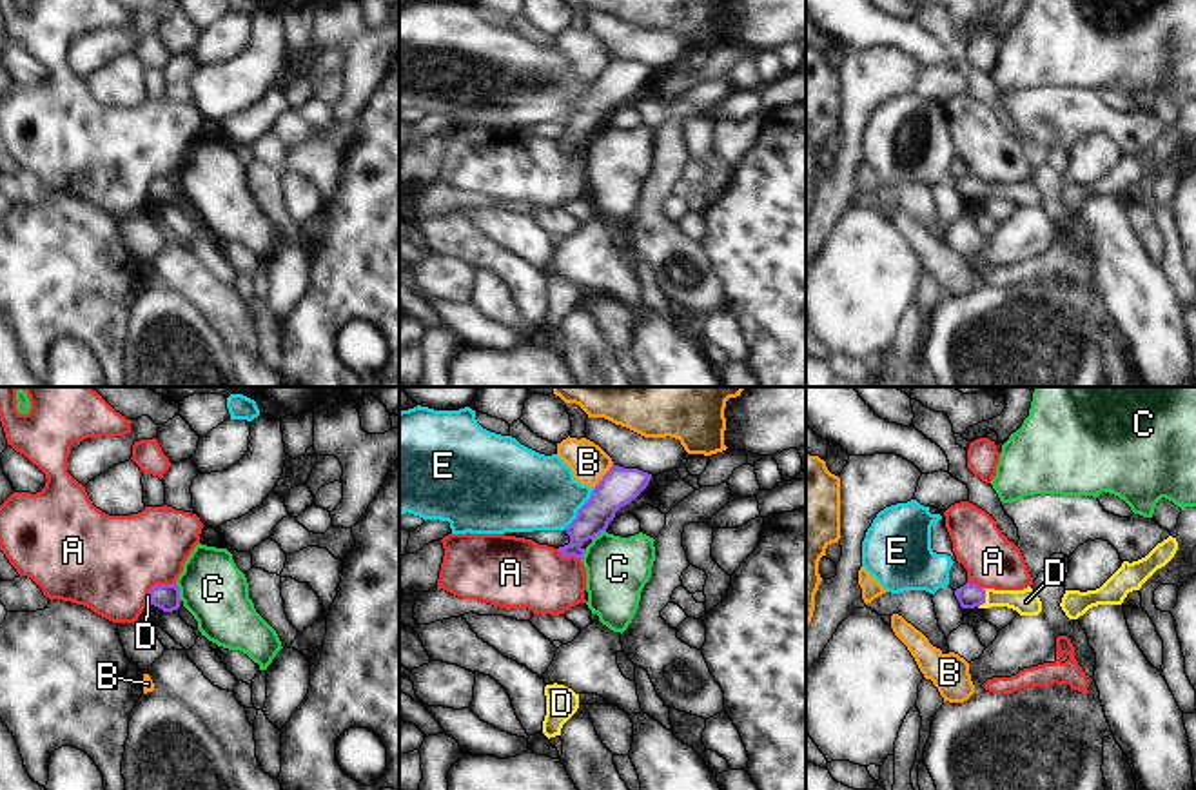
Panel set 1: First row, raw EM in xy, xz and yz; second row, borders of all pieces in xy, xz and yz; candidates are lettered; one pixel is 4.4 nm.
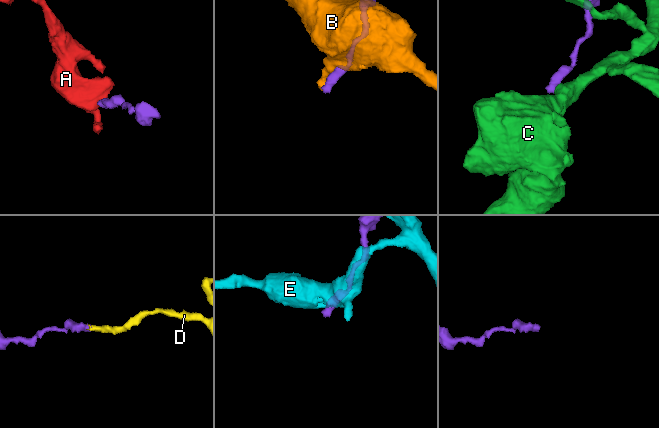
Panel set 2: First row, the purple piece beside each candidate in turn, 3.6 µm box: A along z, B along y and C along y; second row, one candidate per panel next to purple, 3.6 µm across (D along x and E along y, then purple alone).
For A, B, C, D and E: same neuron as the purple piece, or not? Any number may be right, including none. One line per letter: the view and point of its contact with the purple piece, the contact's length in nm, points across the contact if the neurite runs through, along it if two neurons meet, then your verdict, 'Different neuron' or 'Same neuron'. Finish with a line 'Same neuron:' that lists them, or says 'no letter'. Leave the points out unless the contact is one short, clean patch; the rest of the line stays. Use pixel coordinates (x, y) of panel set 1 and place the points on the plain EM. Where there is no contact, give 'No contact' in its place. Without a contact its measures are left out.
A: Touches purple at xy (160, 178). Shared border 140 nm. Boundary: xy (175, 175), (155, 178), (147, 187). Different neuron
B: Touches purple at xz (605, 68). Shared border 130 nm. Different neuron
C: Touches purple at xy (178, 186). Shared border 90 nm. Different neuron
D: Touches purple at yz (984, 191). Shared border 90 nm. Path across: yz (970, 189), (984, 191), (1026, 195). Same neuron
E: Touches purple at xz (579, 102). Shared border 240 nm. Boundary: xz (596, 80), (563, 122). Different neuron
Same neuron: D.

